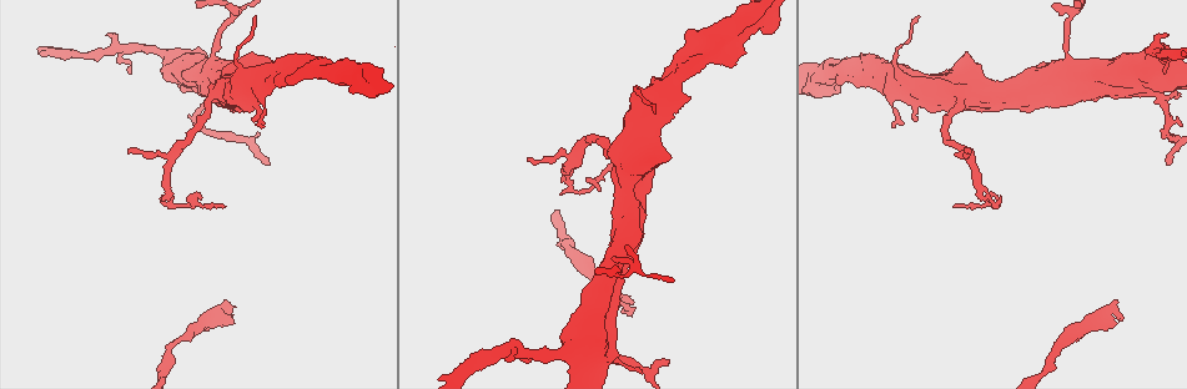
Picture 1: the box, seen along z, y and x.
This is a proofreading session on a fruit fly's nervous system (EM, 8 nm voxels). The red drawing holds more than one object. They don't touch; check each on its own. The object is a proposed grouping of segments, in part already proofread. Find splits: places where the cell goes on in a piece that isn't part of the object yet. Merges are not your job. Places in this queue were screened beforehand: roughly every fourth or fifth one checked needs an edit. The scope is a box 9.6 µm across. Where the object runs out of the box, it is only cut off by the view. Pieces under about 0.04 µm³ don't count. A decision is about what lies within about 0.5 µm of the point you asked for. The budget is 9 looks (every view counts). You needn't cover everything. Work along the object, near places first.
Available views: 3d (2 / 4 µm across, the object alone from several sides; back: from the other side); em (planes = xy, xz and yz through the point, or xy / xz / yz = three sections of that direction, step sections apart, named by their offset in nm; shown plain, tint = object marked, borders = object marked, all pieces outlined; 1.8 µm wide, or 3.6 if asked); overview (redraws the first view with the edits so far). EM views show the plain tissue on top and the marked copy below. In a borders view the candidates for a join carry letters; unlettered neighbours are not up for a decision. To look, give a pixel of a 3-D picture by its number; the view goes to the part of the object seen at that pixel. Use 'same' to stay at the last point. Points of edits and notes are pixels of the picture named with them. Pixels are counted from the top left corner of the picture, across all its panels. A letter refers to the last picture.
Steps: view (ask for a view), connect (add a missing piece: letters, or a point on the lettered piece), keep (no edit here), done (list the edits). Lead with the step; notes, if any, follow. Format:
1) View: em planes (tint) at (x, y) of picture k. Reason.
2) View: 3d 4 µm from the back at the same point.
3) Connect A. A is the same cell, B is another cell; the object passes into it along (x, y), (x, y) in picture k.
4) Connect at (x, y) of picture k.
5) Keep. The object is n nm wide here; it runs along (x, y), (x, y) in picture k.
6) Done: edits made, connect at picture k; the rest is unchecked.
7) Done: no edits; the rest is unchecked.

View: em planes (borders) at (1164, 70) of picture 1.

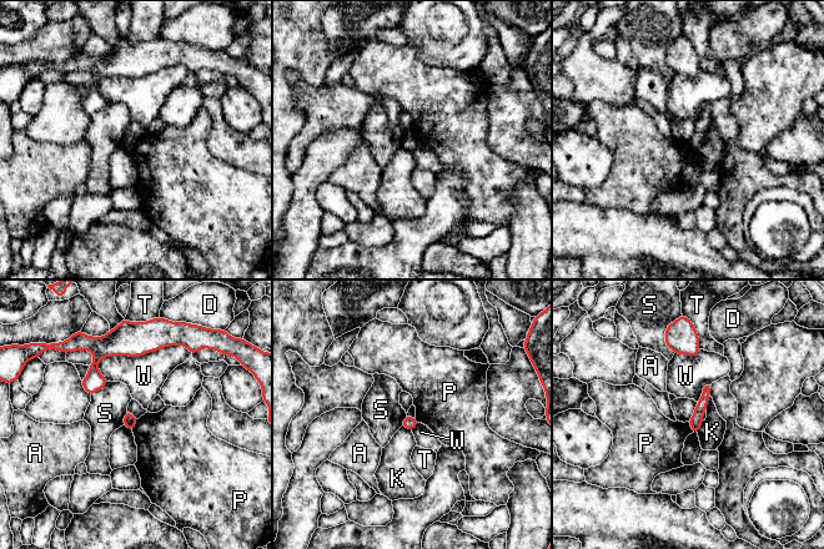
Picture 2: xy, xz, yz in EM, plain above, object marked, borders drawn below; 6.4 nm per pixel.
Keep. A, D, K, P, S, T and W are other cells; a border runs along (139, 418), (132, 432) in picture 2; no lettered piece goes on from it.

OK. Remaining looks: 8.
View: em xz step 8 (borders) at (658, 127) of picture 1. Stops while still wide.

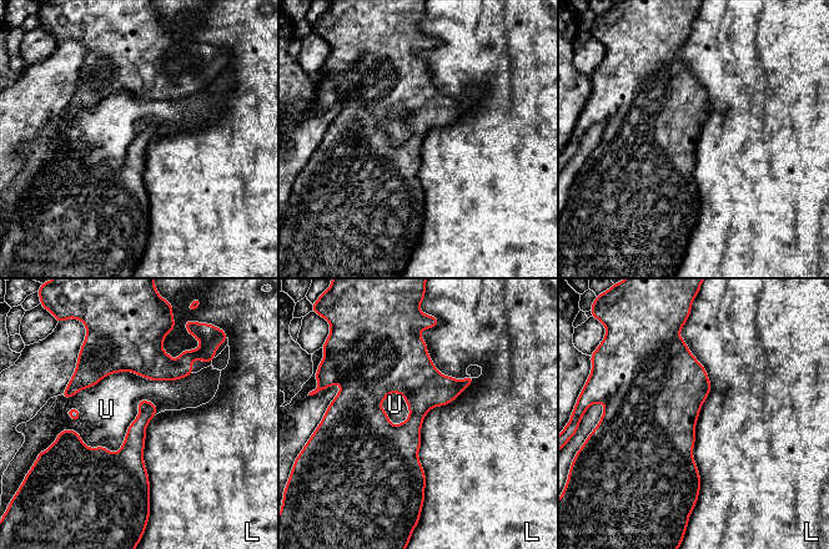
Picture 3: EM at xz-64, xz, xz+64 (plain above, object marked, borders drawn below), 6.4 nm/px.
View: em planes (borders) at the same point. Another direction.

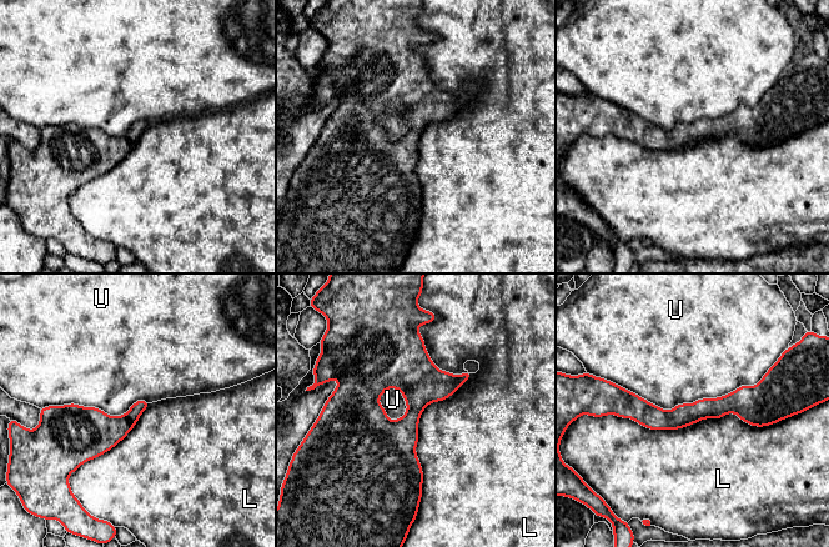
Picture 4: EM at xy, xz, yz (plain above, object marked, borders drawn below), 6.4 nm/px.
Keep. The longest contact is with L, 1100 nm; L and U are other cells; it runs along (621, 407), (682, 416), (754, 406), (770, 420) in picture 4; none of them fits.

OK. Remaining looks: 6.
View: 3d 2 µm at (732, 63) of picture 1. An open end.

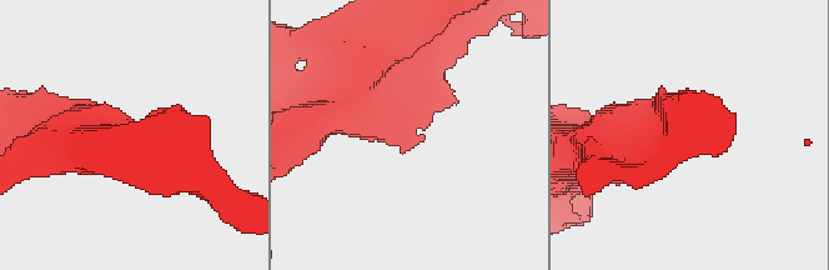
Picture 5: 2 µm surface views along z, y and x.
View: em xz step 4 (borders) at (414, 131) of picture 5.

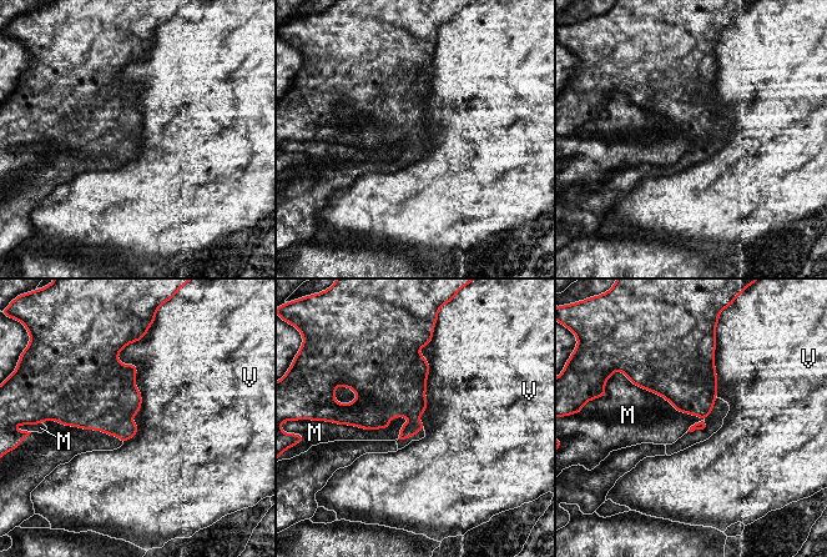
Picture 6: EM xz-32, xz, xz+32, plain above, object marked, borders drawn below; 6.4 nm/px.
View: em planes (borders) at the same point. Cut it another way.

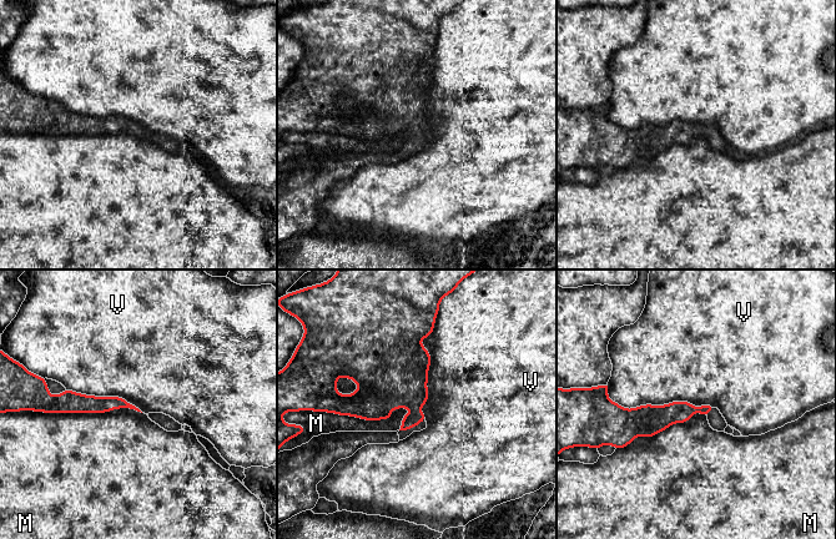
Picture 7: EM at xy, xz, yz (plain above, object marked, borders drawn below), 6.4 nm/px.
Keep. M and V are other cells; a border runs along (416, 411), (331, 412) in picture 7; no lettered piece goes on from it.

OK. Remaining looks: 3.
View: 3d 2 µm at (232, 309) of picture 1. Long arm stops here.

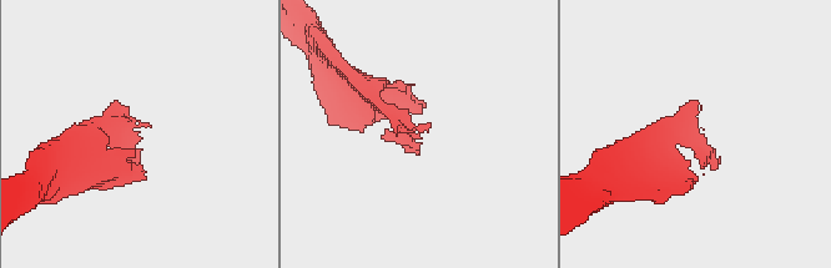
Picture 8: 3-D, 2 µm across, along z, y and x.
View: em xy step 4 (borders) at (141, 137) of picture 8.

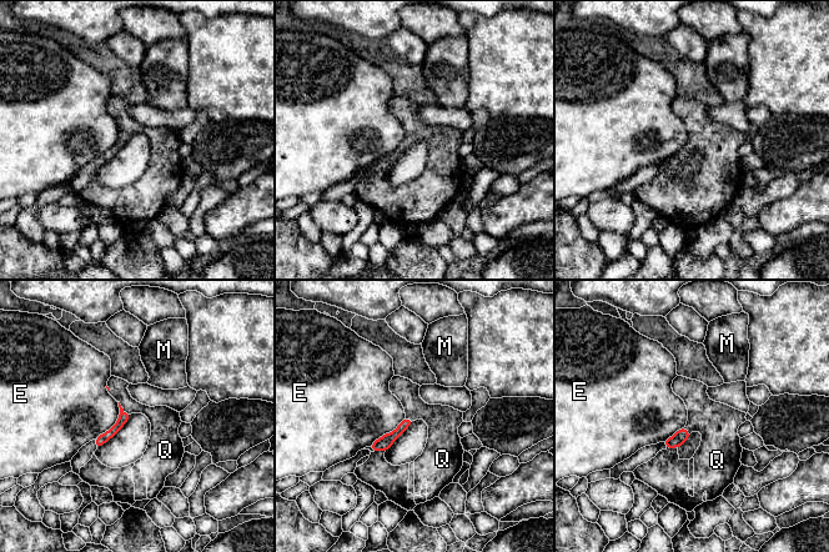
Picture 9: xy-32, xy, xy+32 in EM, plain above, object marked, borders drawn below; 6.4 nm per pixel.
View: em planes (borders) at the same point.

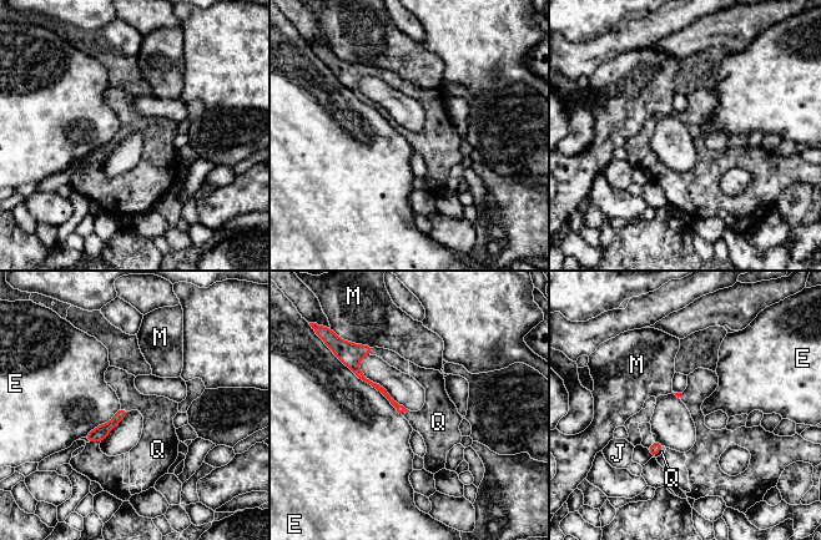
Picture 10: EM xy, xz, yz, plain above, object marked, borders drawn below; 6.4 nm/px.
Connect Q. Q is the same cell, E, J and M are other cells; it goes on there.

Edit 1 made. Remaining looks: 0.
Done: edits made, connect at picture 10; the rest is unchecked.

